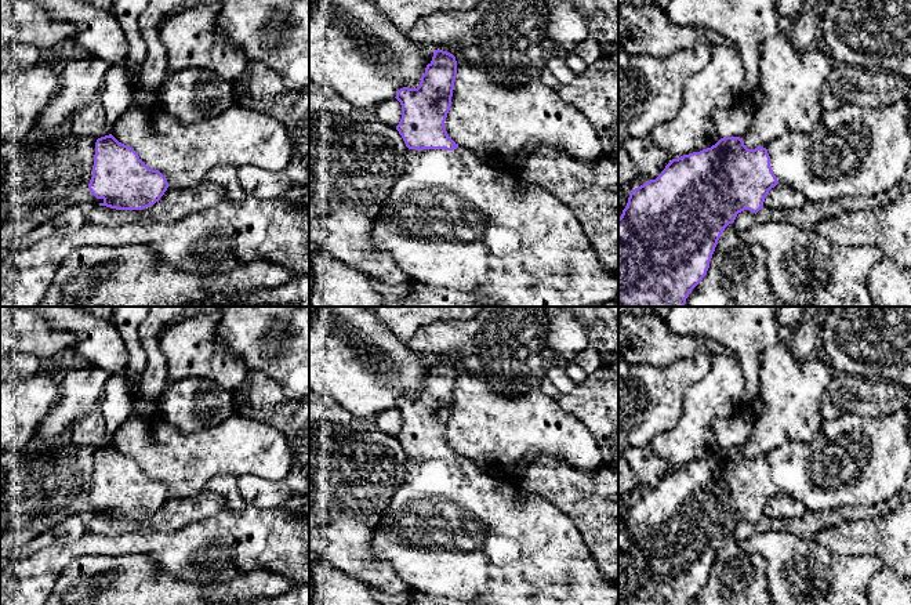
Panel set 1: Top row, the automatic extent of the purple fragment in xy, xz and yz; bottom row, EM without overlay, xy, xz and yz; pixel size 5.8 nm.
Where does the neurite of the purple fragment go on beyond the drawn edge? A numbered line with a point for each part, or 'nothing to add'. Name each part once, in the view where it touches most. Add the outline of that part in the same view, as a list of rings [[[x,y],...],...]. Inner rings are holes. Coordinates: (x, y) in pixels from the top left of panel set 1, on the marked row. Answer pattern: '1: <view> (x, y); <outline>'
1: xz (452, 221); [[[460,145],[453,151],[415,151],[407,148],[404,171],[395,182],[374,222],[371,242],[377,249],[385,250],[410,280],[432,289],[469,291],[478,296],[484,307],[596,307],[618,298],[618,278],[616,273],[609,272],[598,260],[578,220],[567,206],[538,185],[523,188],[518,181],[518,173],[501,167],[491,167],[472,151]]]

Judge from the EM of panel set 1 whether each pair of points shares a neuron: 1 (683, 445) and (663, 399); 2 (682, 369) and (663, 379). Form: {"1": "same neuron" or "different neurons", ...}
{"1": "different neurons", "2": "same neuron"}

